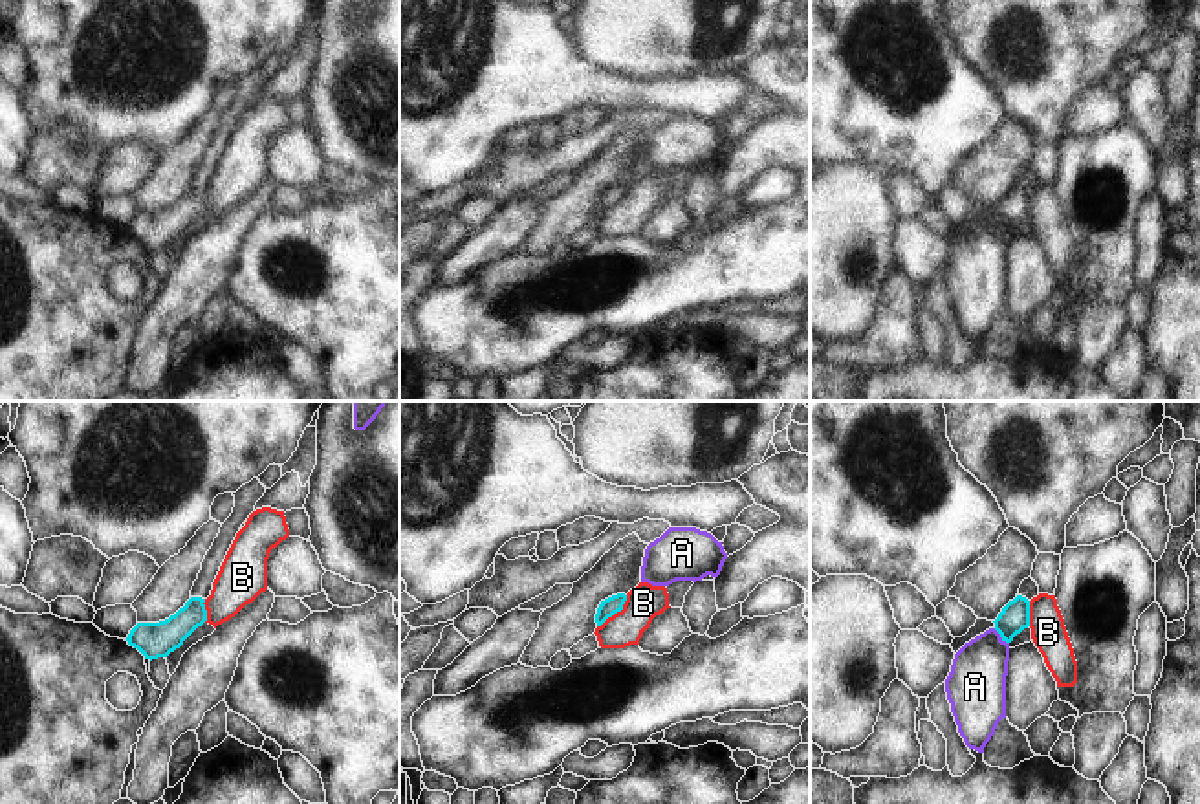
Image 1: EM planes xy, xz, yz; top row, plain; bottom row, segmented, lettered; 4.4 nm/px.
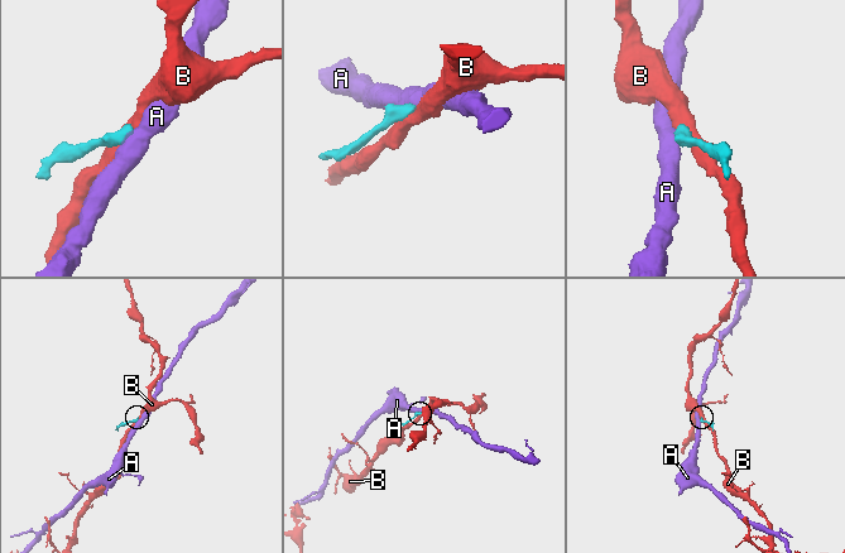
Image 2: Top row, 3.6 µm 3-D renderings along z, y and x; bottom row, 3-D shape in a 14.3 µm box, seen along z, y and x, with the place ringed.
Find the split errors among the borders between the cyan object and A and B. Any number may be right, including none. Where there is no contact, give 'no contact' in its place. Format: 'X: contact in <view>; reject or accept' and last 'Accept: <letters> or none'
A: contact in yz; reject
B: contact in xz; reject
Accept: none

